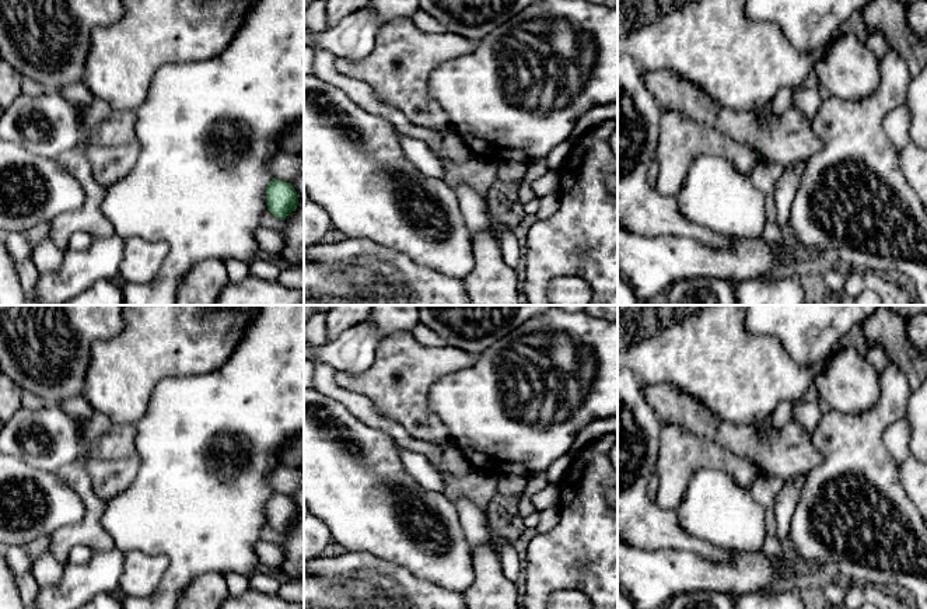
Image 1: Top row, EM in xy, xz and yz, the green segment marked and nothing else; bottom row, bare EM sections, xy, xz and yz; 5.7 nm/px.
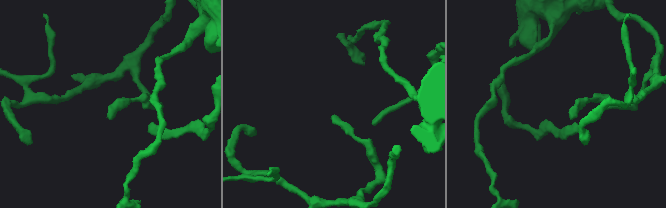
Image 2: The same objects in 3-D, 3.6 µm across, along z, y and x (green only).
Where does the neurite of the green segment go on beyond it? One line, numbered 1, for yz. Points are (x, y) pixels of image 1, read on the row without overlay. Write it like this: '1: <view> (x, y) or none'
1: none

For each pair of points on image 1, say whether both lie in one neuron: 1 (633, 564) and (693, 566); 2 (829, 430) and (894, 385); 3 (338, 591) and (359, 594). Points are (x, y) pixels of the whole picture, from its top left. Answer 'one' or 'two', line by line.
1: one
2: one
3: one

